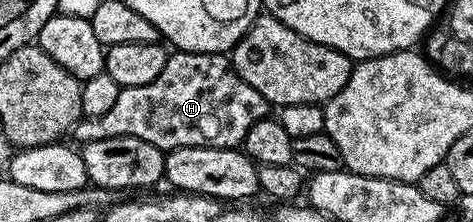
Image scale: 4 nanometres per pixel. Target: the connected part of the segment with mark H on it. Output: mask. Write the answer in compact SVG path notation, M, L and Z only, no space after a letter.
M177 51L166 56L160 75L149 85L127 85L122 88L119 99L108 109L82 116L73 126L71 137L77 143L98 141L108 137L134 137L158 145L162 151L179 147L215 147L236 149L242 144L255 122L270 116L271 106L266 97L259 95L251 83L242 79L234 69L232 60L225 53L187 53Z

